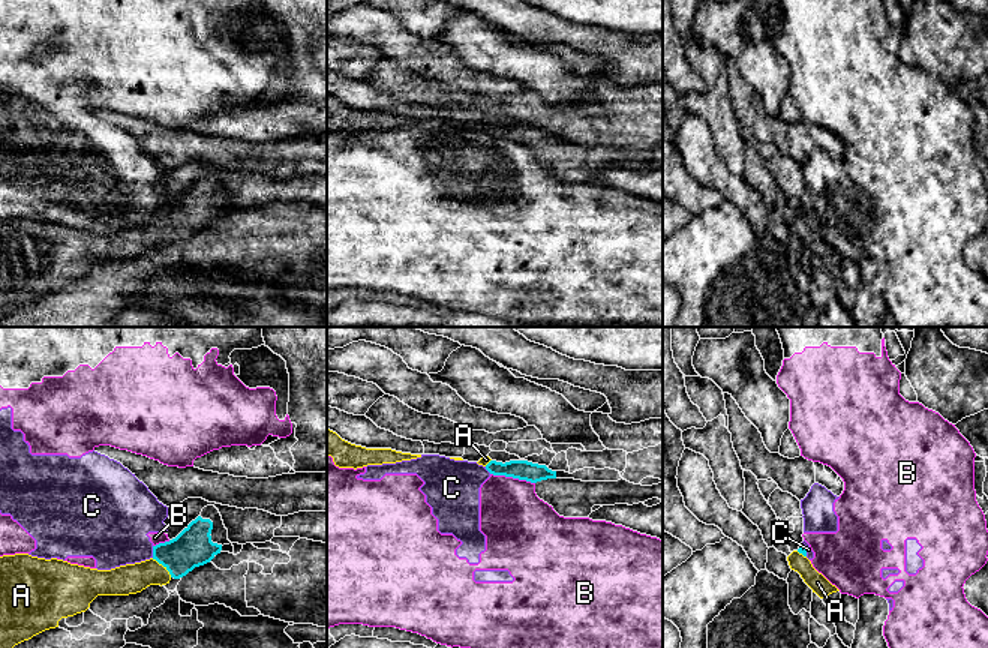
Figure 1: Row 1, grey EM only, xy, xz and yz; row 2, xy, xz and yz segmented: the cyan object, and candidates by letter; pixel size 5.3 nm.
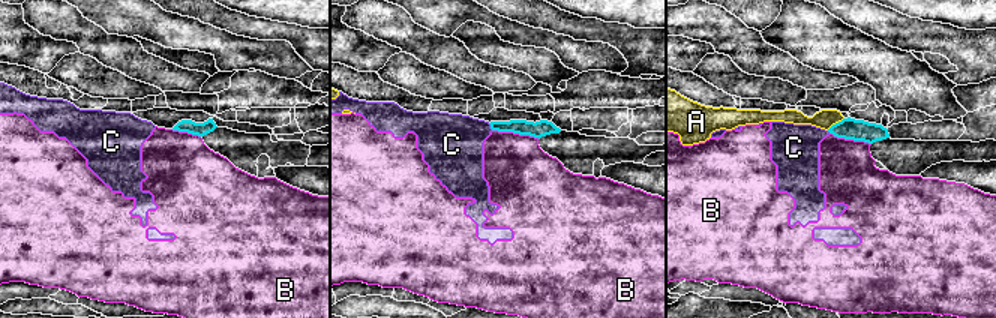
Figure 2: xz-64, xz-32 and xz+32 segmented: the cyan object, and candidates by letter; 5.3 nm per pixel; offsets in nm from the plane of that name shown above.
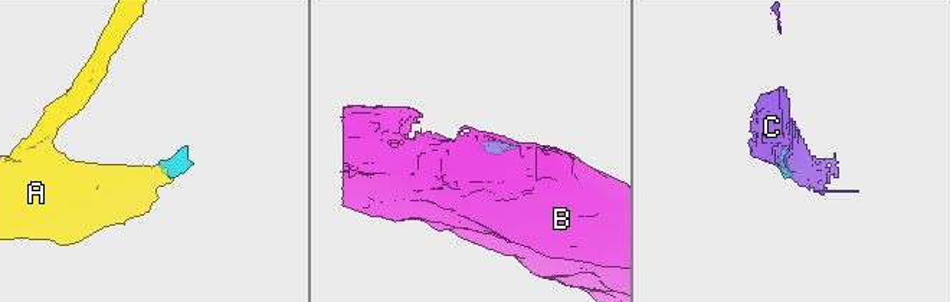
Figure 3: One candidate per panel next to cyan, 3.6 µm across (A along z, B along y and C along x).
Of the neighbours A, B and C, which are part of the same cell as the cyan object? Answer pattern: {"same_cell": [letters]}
{"same_cell": ["A"]}

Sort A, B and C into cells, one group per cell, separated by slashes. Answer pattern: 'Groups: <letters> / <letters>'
Groups: A / B C

